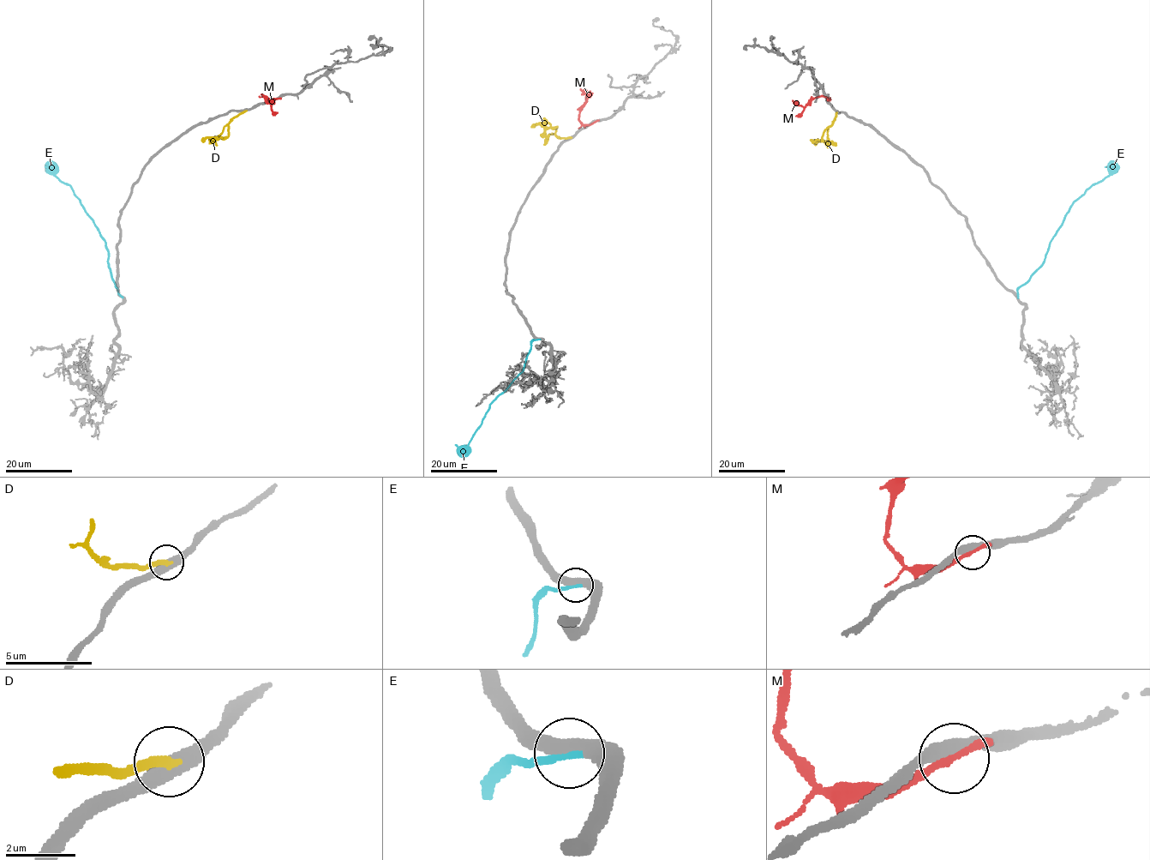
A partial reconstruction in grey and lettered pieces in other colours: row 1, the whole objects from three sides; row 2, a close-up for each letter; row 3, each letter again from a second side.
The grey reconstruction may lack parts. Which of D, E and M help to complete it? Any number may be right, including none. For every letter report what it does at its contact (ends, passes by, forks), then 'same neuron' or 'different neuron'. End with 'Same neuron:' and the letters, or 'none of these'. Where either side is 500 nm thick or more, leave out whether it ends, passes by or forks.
D: it ends | different neuron
E: it ends | same neuron
M: it ends | different neuron
Same neuron: E

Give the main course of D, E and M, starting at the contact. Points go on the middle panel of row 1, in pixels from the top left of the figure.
D: (570, 137), (558, 137), (556, 127), (544, 128), (539, 124), (530, 126)
E: (538, 339), (531, 343), (522, 372), (491, 403), (472, 438), (460, 448), (460, 454)
M: (595, 122), (585, 124), (578, 119), (579, 109), (586, 101), (589, 90)

